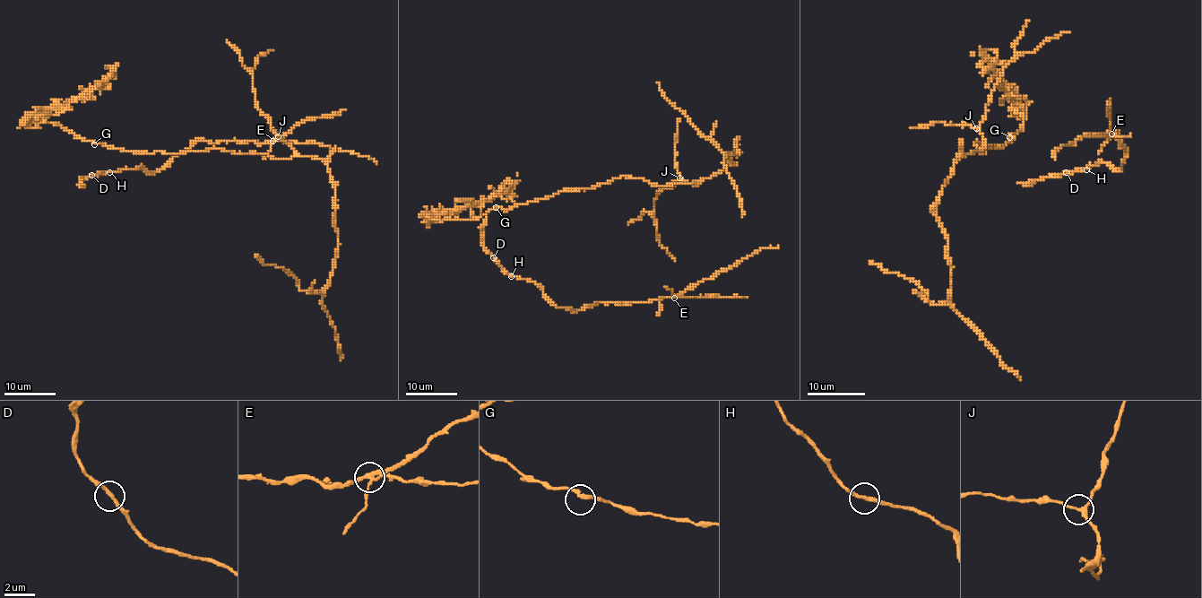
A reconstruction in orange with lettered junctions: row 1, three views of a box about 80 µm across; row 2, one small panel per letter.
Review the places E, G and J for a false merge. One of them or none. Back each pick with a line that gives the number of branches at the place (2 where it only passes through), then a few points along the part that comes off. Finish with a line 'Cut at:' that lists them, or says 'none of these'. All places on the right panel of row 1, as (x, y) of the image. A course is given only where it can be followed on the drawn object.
E: branches 4; course (1111, 133), (1117, 133), (1125, 149), (1122, 166), (1112, 169), (1106, 163), (1098, 163), (1018, 184)
Cut at: E

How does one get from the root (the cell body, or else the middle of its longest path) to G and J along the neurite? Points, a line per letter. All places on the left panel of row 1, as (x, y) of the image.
G: (131, 151), (94, 144)
J: (131, 151), (178, 154), (216, 148), (235, 153), (266, 153), (278, 160), (292, 158), (293, 149), (278, 136)

